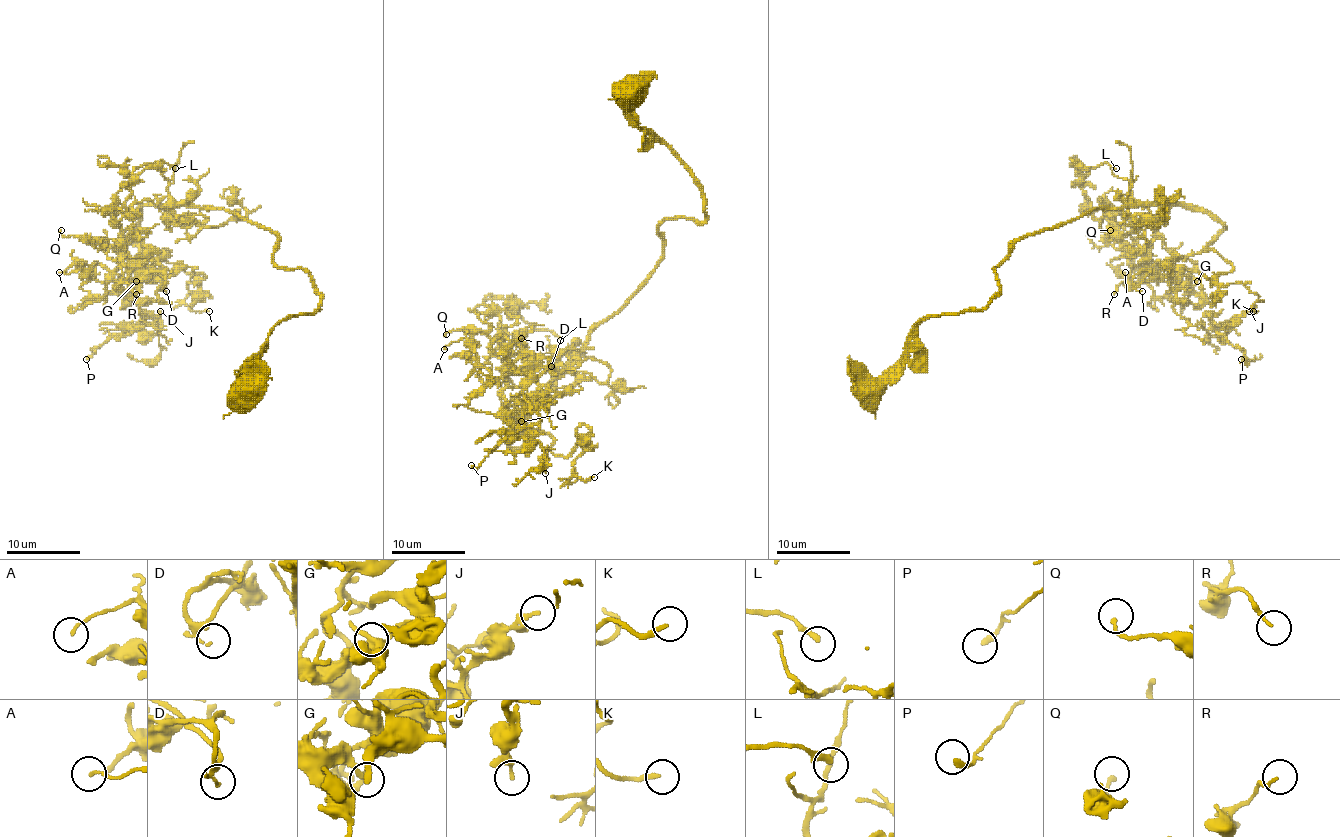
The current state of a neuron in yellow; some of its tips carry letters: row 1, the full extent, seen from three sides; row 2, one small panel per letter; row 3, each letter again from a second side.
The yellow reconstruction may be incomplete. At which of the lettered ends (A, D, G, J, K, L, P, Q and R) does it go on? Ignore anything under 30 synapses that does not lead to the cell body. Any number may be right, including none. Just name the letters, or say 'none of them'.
K

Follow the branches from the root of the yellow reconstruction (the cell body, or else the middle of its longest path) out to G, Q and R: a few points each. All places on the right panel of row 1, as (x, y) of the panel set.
G: (862, 392), (923, 320), (982, 309), (1018, 241), (1092, 209), (1210, 211), (1223, 230), (1186, 259), (1197, 281)
Q: (862, 392), (923, 320), (982, 309), (1023, 237), (1105, 207), (1184, 205), (1223, 224), (1186, 257), (1110, 230)
R: (862, 392), (923, 320), (982, 309), (1023, 237), (1105, 207), (1184, 205), (1223, 224), (1114, 294)

